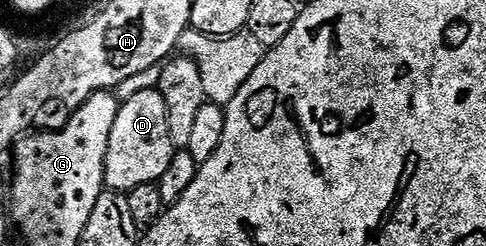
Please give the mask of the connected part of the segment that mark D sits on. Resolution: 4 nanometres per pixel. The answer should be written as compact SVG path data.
M159 89L134 93L134 97L121 102L110 133L104 166L105 188L127 193L138 189L138 185L157 184L170 167L173 154L170 125L166 121L166 101L162 101L162 93Z

